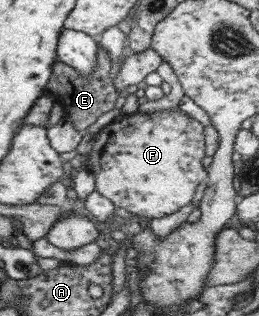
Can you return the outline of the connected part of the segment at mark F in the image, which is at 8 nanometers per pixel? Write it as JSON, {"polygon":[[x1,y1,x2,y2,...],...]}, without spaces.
{"polygon":[[179,108,146,113,135,111,120,116,93,135,90,145,85,149,87,158,83,168,95,177,93,190,109,199,113,206,130,212,136,223,145,223,152,218,177,212,190,202,197,184,206,180,207,172,201,164,201,158,205,156,202,131,203,125]]}

